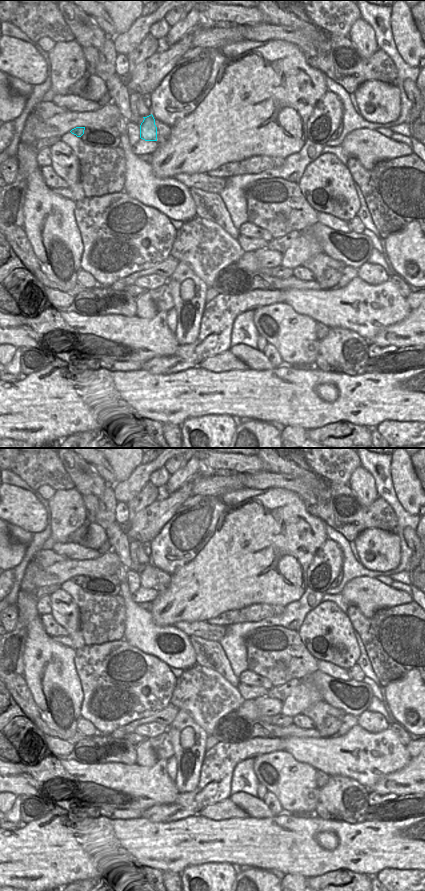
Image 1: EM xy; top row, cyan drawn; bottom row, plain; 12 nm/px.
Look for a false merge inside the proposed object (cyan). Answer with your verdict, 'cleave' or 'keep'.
keep

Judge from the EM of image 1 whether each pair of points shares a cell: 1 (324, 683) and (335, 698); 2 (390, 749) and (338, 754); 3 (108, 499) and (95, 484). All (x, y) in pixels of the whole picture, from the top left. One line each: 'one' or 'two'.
1: one
2: one
3: two

